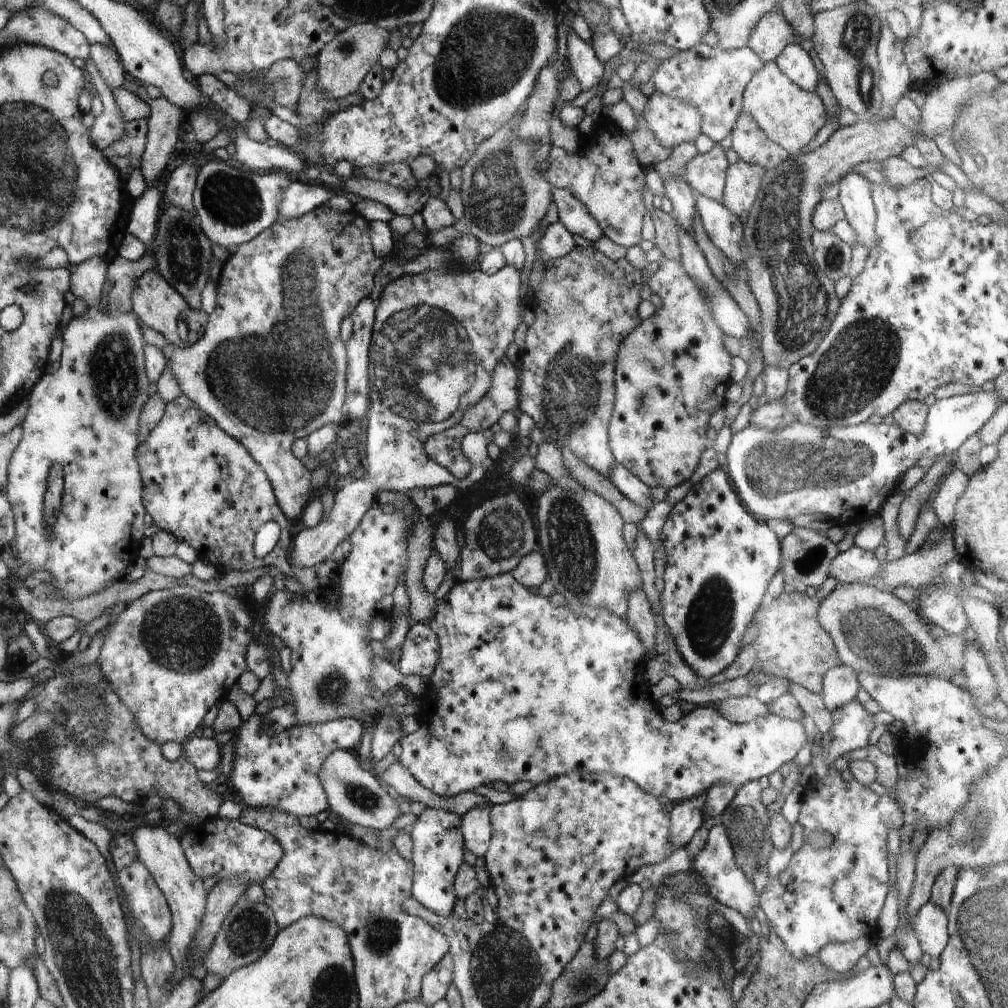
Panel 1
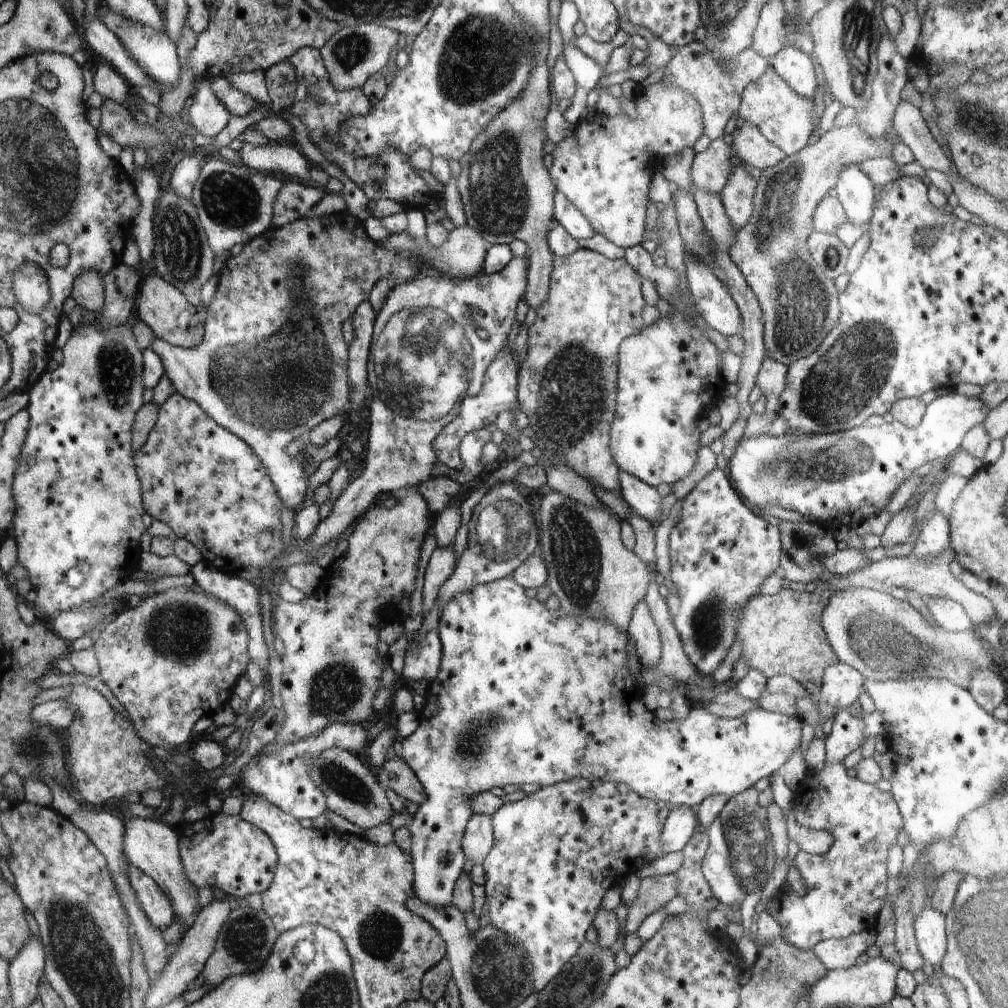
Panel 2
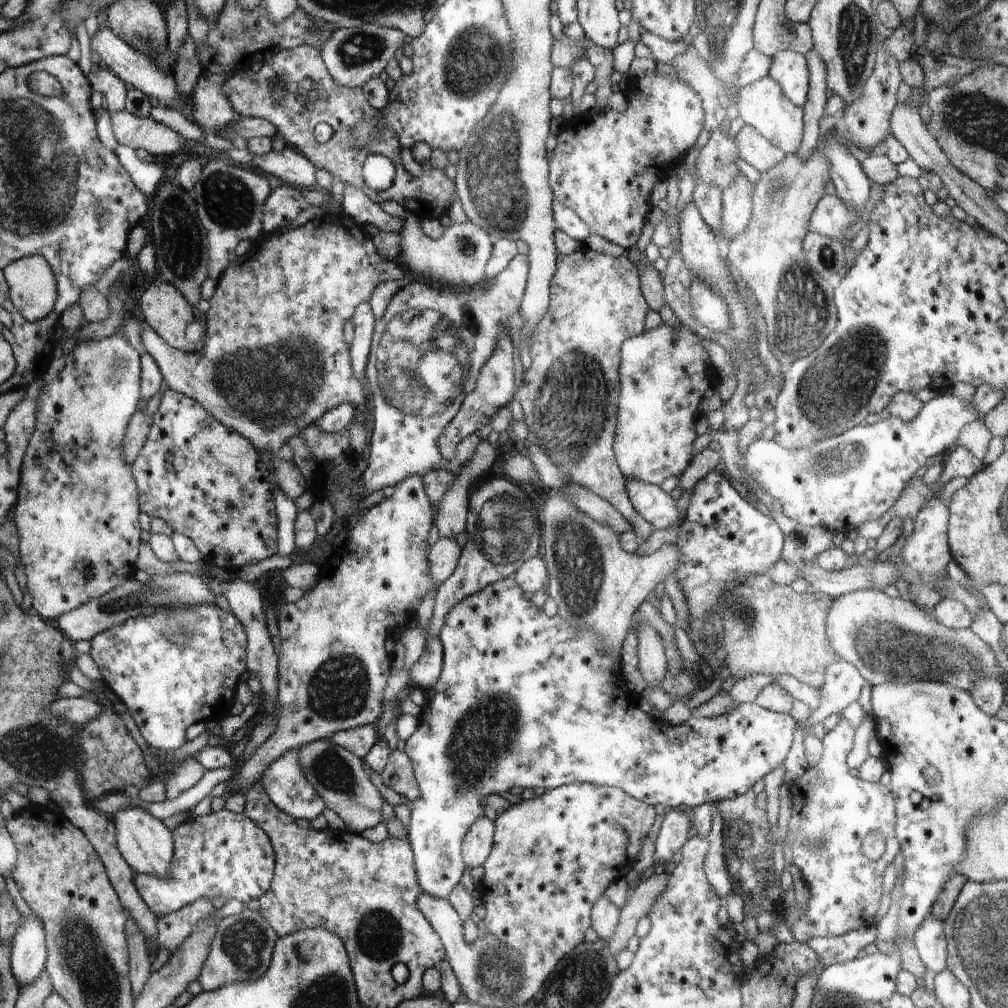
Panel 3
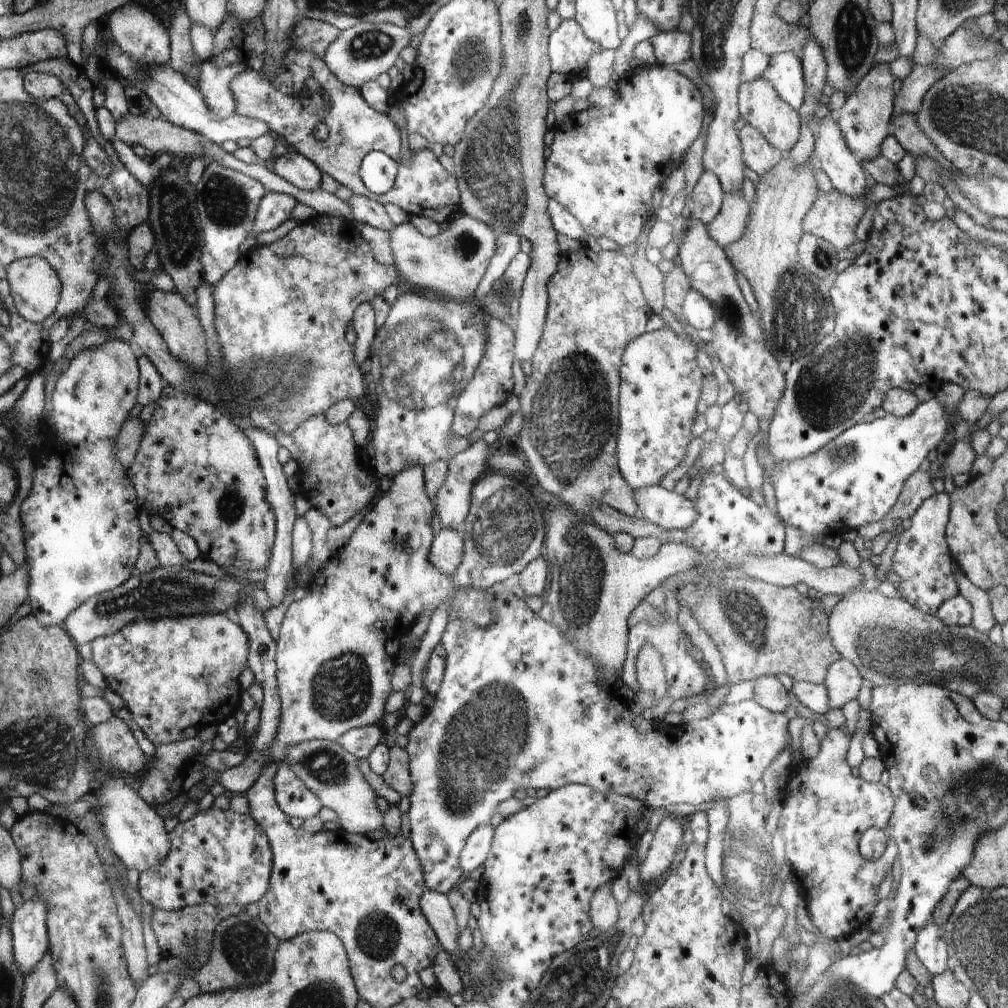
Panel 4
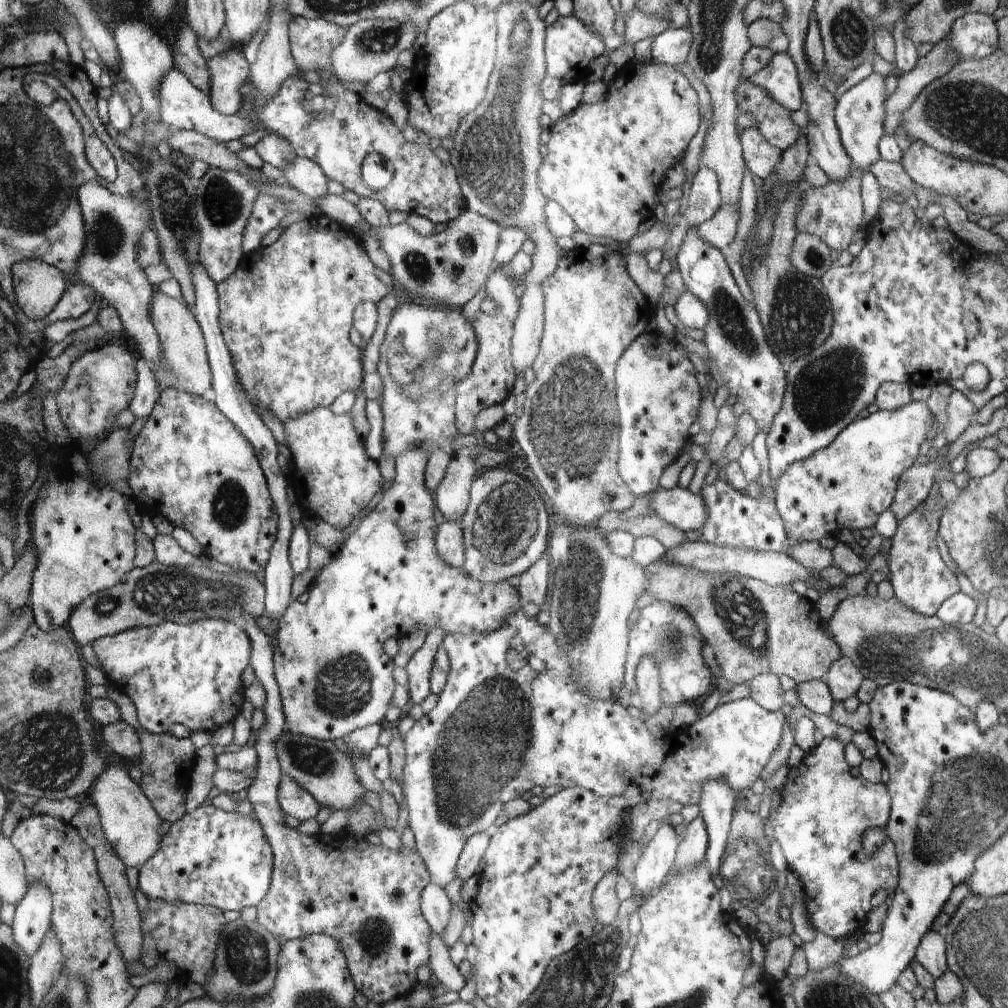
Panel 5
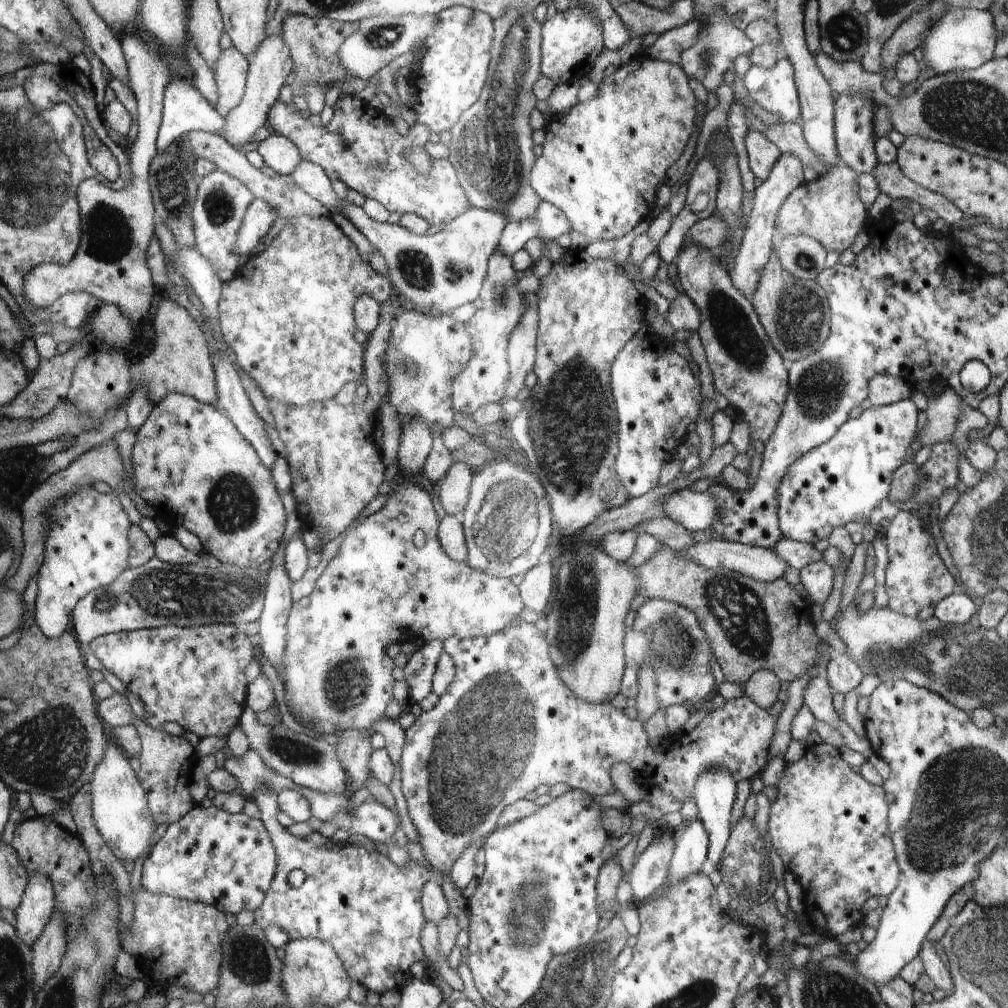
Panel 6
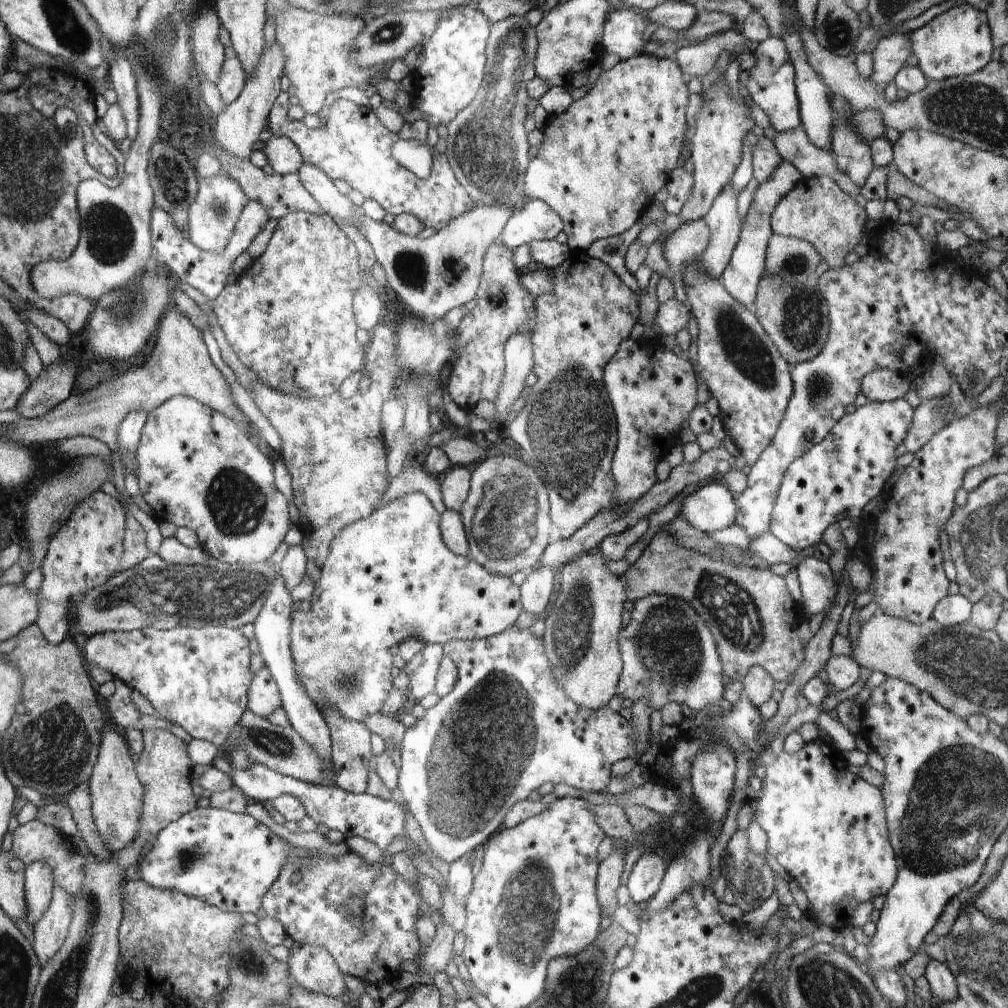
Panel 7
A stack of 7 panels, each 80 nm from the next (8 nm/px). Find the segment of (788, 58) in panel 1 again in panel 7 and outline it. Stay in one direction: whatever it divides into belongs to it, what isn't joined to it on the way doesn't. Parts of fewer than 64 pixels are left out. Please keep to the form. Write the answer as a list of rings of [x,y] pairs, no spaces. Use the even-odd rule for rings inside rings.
[[[784,62],[766,88],[759,86],[751,75],[750,72],[745,76],[744,94],[752,100],[752,105],[759,106],[768,115],[776,133],[792,132],[794,128],[802,127],[796,74],[792,64]]]

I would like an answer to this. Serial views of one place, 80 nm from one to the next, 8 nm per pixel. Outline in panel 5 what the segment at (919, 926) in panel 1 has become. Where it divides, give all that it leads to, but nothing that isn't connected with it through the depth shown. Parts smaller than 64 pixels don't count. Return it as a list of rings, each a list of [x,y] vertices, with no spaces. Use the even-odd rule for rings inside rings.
[[[930,931],[923,936],[916,949],[915,960],[936,979],[947,971],[947,948],[943,931]]]

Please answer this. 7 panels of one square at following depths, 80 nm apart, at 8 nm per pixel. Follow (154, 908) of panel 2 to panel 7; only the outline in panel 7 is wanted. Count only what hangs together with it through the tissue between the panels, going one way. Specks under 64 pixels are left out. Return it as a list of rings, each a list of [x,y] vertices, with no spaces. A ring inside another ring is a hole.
[[[194,808],[155,836],[140,866],[141,880],[156,888],[178,890],[225,912],[256,913],[264,894],[278,880],[282,866],[296,850],[276,836],[264,823],[247,813],[223,809]]]

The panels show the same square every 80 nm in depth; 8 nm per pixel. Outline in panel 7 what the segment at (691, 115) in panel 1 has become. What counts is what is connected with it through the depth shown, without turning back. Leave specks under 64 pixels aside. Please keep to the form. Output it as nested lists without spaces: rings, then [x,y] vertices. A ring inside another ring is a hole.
[[[642,52],[631,59],[620,60],[611,69],[604,70],[602,68],[592,89],[588,90],[584,97],[574,100],[566,108],[566,112],[549,117],[548,122],[542,128],[544,139],[538,147],[538,153],[528,164],[524,176],[524,190],[526,190],[529,199],[539,199],[546,202],[560,216],[562,230],[566,234],[567,244],[570,244],[570,248],[580,246],[586,251],[586,248],[589,248],[596,240],[619,236],[622,232],[626,232],[630,226],[639,221],[641,212],[655,201],[655,194],[668,183],[670,172],[679,165],[682,140],[684,140],[687,125],[686,105],[688,104],[689,89],[682,79],[682,75],[675,59],[657,58]]]

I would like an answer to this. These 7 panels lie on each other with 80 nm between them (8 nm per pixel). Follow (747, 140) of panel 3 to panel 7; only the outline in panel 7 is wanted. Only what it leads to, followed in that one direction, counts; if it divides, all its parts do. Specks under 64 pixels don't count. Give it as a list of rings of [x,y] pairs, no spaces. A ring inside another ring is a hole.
[[[765,135],[757,137],[756,144],[752,147],[752,168],[753,177],[758,183],[766,183],[766,180],[774,174],[783,159],[776,151],[772,140]]]

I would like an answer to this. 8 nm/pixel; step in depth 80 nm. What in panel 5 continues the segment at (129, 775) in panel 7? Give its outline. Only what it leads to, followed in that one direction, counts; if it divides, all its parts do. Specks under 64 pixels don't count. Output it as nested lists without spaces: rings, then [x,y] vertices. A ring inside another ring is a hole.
[[[111,758],[109,767],[101,772],[89,798],[97,808],[104,836],[118,858],[126,866],[140,869],[163,846],[162,818],[140,785],[134,784],[126,774],[124,767],[126,766],[122,762]]]

